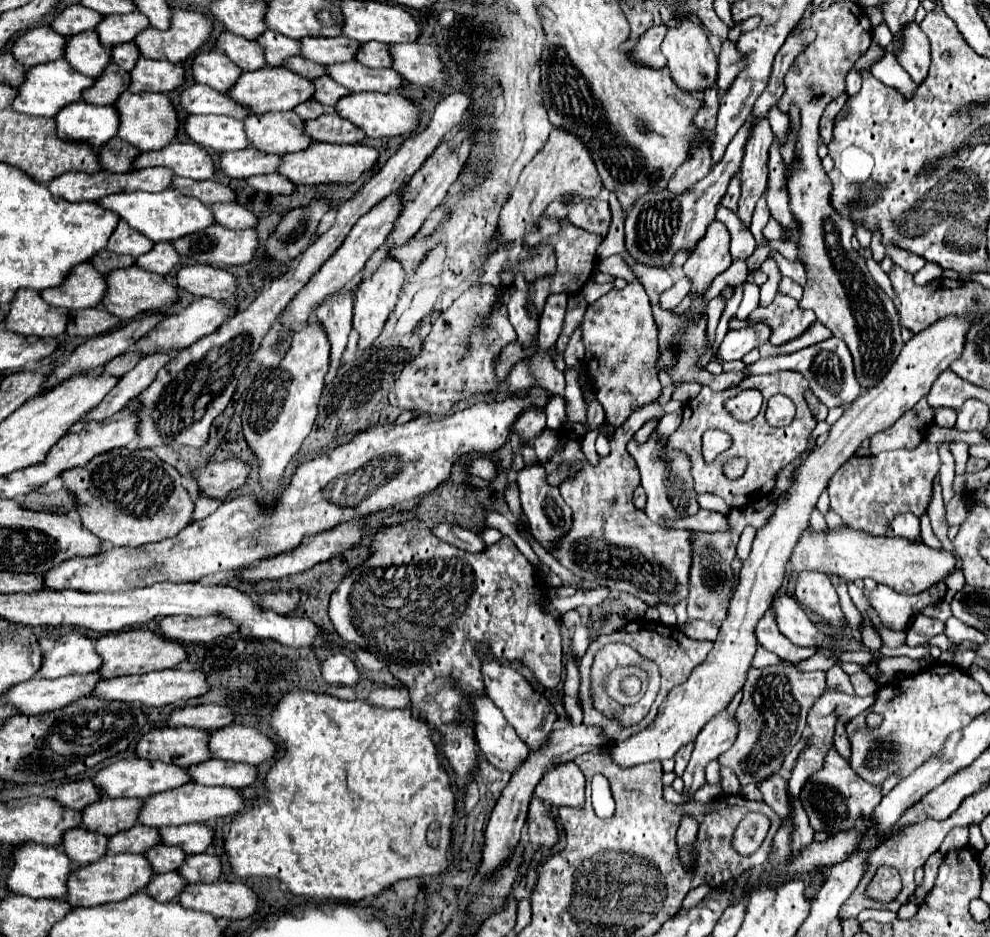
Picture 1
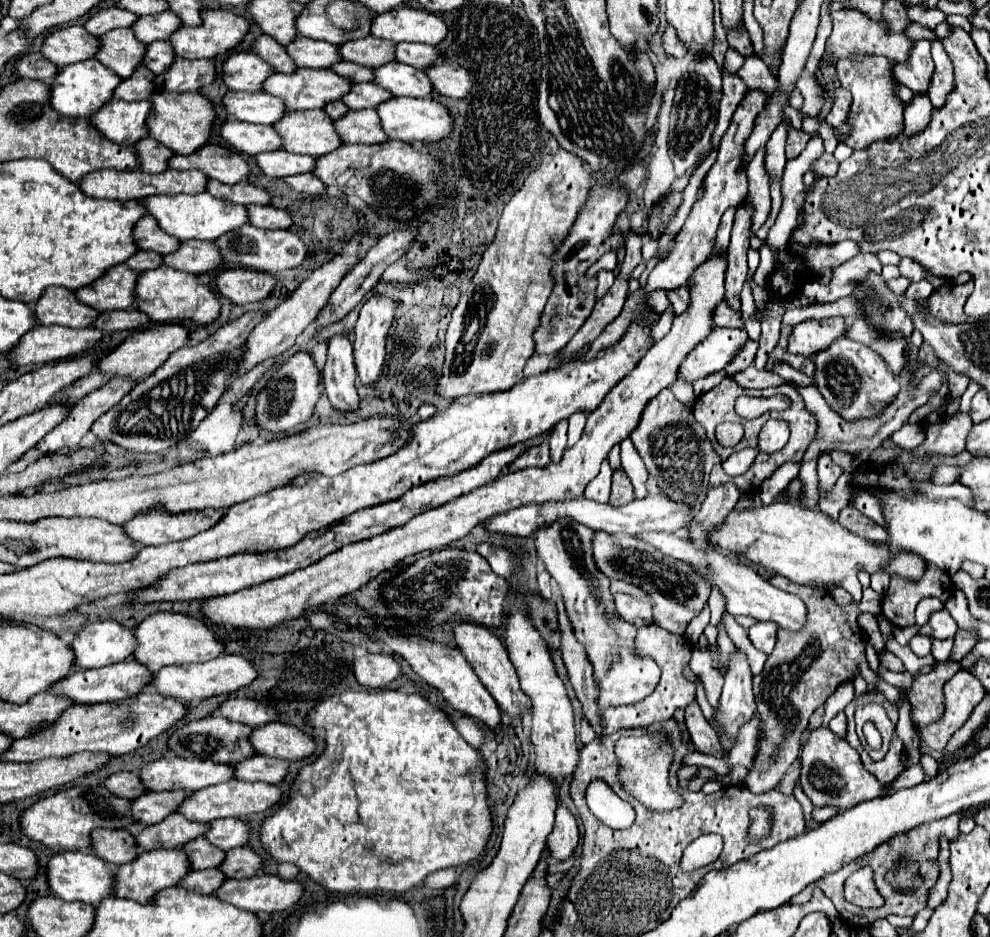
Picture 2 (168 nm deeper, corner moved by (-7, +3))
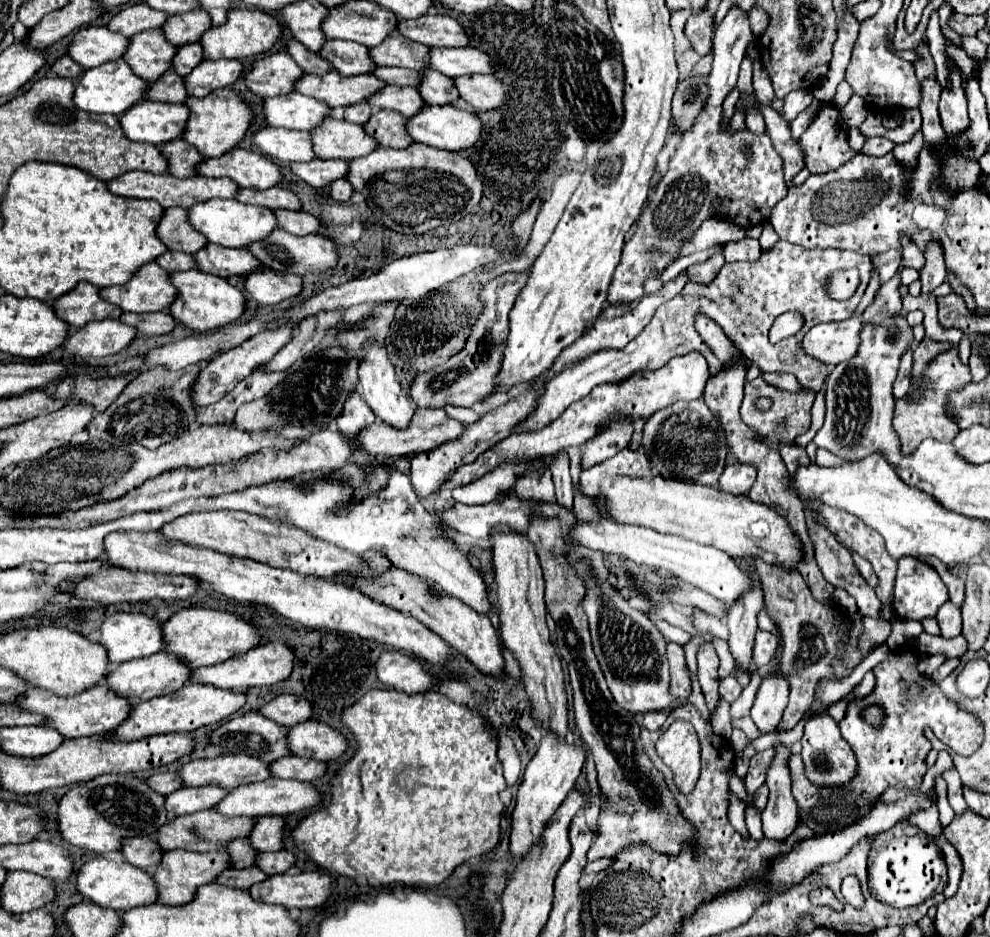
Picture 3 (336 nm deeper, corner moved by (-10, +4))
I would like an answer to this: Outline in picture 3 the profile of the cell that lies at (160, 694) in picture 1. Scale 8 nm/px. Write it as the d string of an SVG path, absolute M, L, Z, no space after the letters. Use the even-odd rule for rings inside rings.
M264 643L258 645L256 649L250 649L248 653L232 659L232 661L224 661L224 665L212 665L212 667L204 667L204 669L194 669L194 679L196 681L204 681L210 685L216 685L220 689L236 689L240 693L244 693L250 687L262 687L262 685L274 685L280 683L284 679L290 677L292 673L292 659L294 659L294 649L286 643Z

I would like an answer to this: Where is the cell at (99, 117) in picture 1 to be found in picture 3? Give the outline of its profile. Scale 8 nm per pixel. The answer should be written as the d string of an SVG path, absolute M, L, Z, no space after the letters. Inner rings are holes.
M144 99L140 105L128 109L122 117L122 129L128 139L152 143L162 147L164 143L182 137L188 121L188 107L182 103L160 103Z

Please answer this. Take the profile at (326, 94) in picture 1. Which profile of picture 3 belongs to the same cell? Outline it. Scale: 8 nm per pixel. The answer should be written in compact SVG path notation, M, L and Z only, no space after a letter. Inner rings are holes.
M388 85L384 93L376 93L376 97L370 97L368 103L376 109L394 109L400 111L404 117L414 117L424 109L424 99L422 95L412 89L412 87L398 87L398 85Z

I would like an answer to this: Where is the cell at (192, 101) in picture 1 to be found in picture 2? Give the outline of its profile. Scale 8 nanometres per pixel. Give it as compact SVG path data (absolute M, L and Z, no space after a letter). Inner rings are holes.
M227 92L223 106L229 116L253 124L273 124L285 114L283 102L265 92Z

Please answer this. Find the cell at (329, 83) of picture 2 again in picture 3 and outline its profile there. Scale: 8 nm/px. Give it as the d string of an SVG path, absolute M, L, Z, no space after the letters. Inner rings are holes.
M338 71L326 73L326 75L322 75L322 77L318 77L318 75L304 75L300 81L296 81L296 91L298 91L298 93L304 93L304 95L310 95L310 97L328 101L328 105L332 105L334 109L336 109L336 107L350 107L350 105L362 103L362 101L366 101L370 95L382 91L384 87L386 87L386 83L380 81L380 79L374 77L374 75L342 77Z

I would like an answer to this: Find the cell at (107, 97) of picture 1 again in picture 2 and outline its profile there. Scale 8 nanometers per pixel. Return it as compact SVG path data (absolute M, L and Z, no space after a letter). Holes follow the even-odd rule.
M139 66L129 78L121 80L121 84L113 90L115 100L147 100L149 94L153 92L153 78L155 74L149 74L145 66Z

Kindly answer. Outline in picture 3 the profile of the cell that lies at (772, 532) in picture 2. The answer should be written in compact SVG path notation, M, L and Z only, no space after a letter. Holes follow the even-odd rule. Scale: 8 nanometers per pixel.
M630 449L584 469L578 479L578 489L590 501L602 497L608 519L650 527L658 533L678 535L700 545L712 545L734 559L762 557L776 565L796 567L796 561L800 561L802 555L798 537L788 529L788 523L778 513L772 513L772 509L752 503L746 495L724 493L718 487L686 483L672 477L666 479L650 469L644 455Z

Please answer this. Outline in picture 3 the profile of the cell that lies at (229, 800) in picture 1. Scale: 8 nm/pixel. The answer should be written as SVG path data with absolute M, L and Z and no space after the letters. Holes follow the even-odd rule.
M270 777L268 781L262 783L250 783L250 785L240 785L238 789L230 791L216 809L228 817L266 817L266 815L292 815L300 813L304 809L314 809L322 803L320 793L312 787L312 783L304 781L288 781L288 779L278 779Z

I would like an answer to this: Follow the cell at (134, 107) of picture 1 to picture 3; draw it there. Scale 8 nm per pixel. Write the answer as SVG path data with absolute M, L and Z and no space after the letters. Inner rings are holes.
M216 89L210 95L198 99L188 97L186 105L190 107L190 119L184 131L184 141L192 143L204 157L220 157L238 147L238 143L244 139L246 131L250 129L250 123L254 119L252 109L246 105L246 101L236 95L232 89Z

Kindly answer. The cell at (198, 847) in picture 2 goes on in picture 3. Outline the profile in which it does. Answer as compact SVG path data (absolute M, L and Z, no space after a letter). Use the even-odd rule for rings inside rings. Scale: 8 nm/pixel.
M234 839L228 845L228 853L232 857L232 867L234 869L246 869L246 867L254 867L256 865L258 851L250 845L248 839Z

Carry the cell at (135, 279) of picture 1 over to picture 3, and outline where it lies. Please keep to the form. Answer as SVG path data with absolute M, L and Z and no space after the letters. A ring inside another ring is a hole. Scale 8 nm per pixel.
M180 271L180 273L172 273L170 275L172 283L176 285L178 289L178 297L176 301L170 305L170 313L172 317L190 327L190 329L196 329L200 333L208 333L212 329L220 329L228 323L234 323L242 317L244 309L246 309L246 297L244 293L230 285L226 279L222 277L216 277L216 275L208 275L208 273L202 273L202 271Z

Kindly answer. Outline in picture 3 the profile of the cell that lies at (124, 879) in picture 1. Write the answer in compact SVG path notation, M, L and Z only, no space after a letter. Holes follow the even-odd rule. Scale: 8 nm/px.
M166 851L160 865L152 871L156 879L160 903L164 905L186 905L196 897L196 889L206 883L214 883L222 871L230 869L230 855L228 853L184 853L180 851Z

